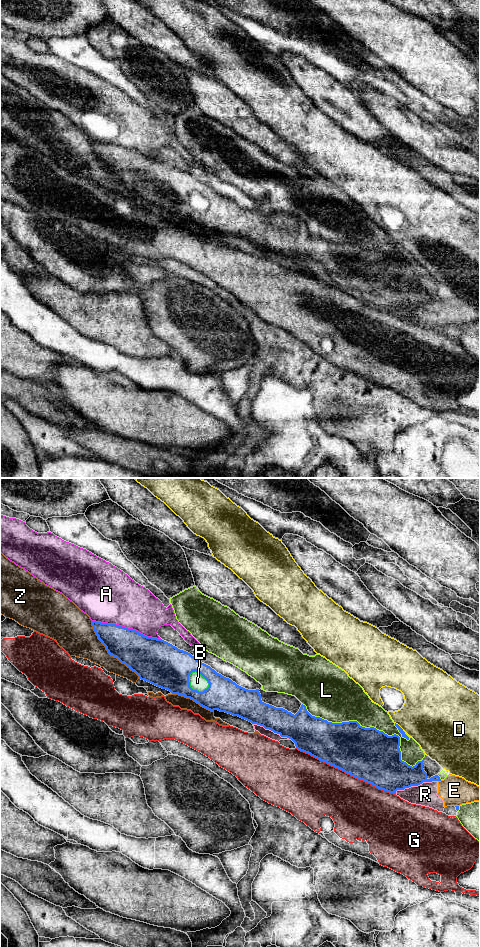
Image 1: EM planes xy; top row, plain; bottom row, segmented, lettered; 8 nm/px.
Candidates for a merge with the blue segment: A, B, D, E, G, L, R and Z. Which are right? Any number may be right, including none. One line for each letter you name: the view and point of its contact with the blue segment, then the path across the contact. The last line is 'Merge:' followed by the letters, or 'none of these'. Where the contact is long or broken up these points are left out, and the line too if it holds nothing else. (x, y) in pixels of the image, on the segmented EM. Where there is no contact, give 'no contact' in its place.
B: xy (201, 674)
Merge: B

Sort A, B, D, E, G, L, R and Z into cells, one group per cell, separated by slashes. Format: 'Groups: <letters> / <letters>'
Groups: A / B / D / E R / G / L / Z

